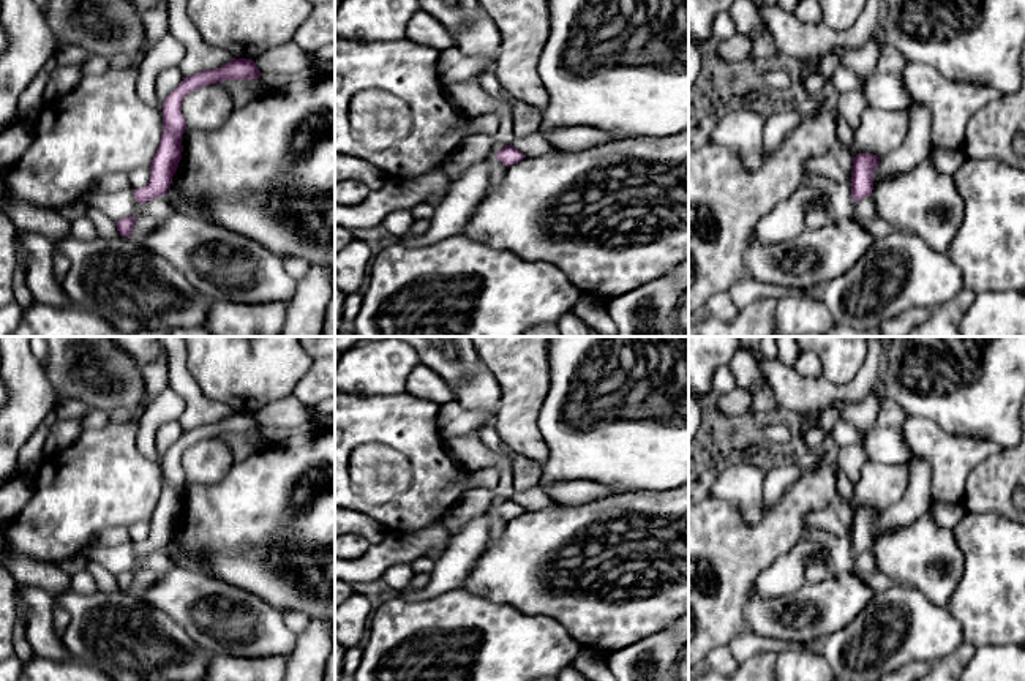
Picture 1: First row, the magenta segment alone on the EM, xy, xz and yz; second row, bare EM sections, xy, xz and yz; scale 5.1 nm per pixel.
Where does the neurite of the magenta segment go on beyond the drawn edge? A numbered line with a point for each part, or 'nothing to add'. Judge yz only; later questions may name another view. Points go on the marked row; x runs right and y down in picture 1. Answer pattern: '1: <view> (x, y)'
nothing to add

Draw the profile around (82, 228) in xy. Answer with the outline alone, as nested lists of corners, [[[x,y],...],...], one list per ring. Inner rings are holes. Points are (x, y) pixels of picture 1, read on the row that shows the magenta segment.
[[[85,215],[79,216],[71,223],[71,231],[69,234],[82,242],[90,242],[95,240],[99,234],[93,224],[93,221]]]

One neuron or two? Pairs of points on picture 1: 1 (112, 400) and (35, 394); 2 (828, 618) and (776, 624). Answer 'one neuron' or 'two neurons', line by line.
1: two neurons
2: one neuron

